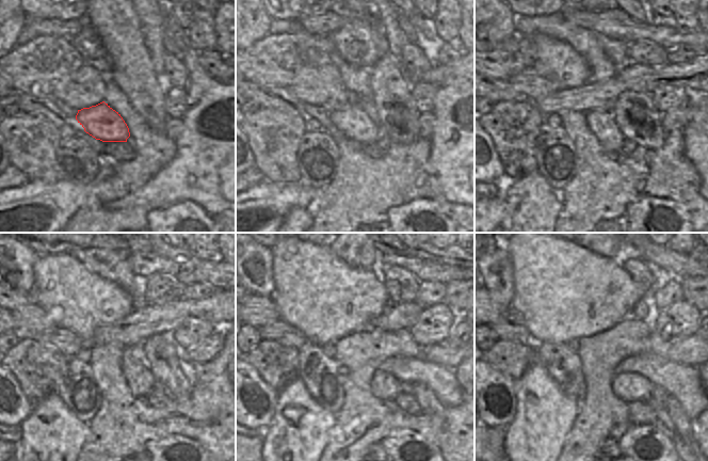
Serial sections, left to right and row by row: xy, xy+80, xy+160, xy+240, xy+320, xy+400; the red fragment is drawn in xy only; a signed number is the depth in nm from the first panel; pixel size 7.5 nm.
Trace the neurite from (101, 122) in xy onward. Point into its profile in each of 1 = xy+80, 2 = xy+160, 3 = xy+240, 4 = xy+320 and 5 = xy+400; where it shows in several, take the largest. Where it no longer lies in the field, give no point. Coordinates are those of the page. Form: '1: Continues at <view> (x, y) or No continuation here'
1: Continues at xy+80 (352, 122)
2: Continues at xy+160 (602, 124)
3: Continues at xy+240 (140, 379)
4: Continues at xy+320 (384, 386)
5: Continues at xy+400 (628, 386).

